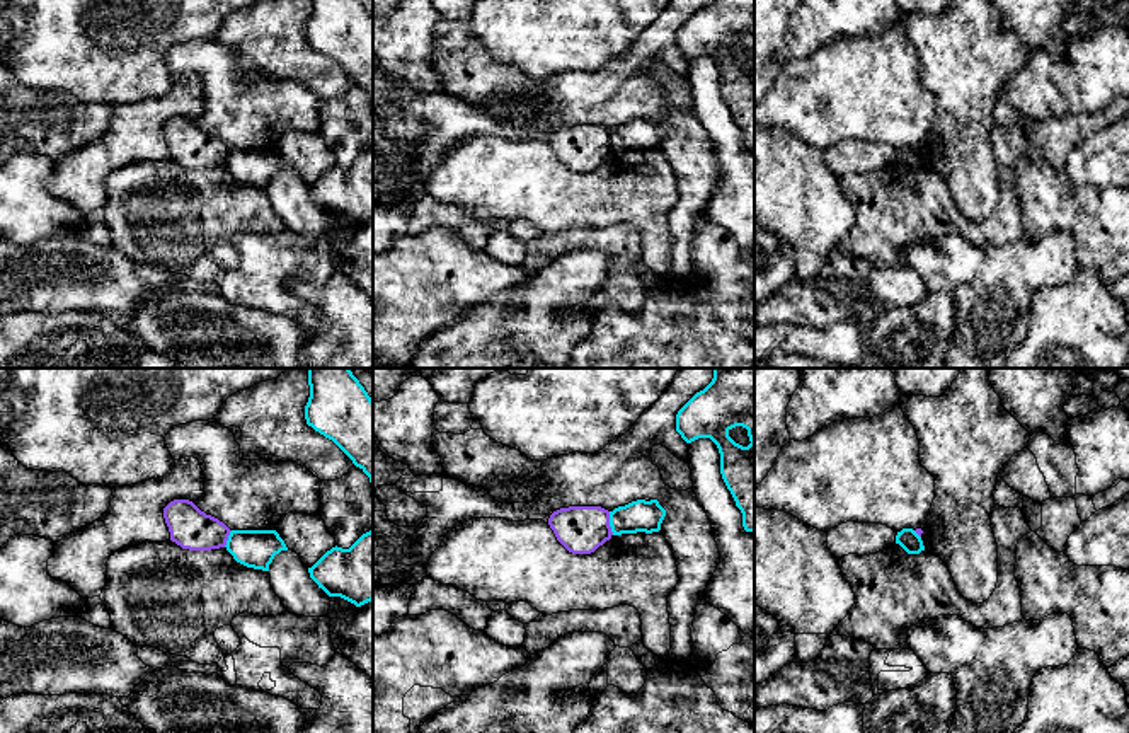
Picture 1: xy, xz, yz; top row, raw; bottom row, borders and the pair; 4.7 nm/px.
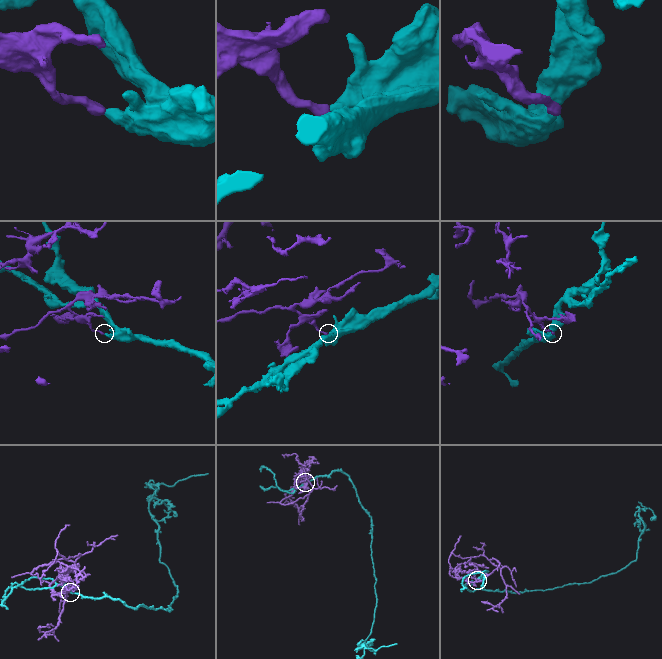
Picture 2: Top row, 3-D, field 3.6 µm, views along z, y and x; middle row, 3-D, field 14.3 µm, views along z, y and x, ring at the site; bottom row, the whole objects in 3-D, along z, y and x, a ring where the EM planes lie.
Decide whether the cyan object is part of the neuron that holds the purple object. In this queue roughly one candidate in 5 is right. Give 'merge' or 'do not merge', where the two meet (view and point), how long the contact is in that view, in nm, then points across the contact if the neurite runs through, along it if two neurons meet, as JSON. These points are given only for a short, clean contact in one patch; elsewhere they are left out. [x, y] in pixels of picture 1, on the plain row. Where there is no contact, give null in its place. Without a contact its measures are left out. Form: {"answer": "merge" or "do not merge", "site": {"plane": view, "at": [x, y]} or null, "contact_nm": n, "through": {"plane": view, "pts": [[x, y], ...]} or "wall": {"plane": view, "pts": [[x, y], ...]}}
{"answer": "do not merge", "site": {"plane": "xz", "at": [608, 142]}, "contact_nm": 110, "wall": {"plane": "xz", "pts": [[608, 130], [608, 144], [613, 152]]}}

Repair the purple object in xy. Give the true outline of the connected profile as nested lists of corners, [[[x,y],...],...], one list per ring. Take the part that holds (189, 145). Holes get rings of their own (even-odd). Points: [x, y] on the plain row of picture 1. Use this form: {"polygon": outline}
{"polygon": [[[174,118],[163,126],[170,159],[189,169],[211,169],[226,164],[230,147],[206,133],[189,118]]]}

